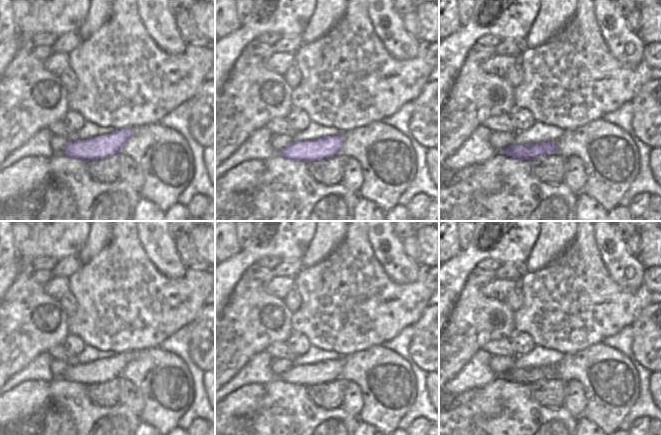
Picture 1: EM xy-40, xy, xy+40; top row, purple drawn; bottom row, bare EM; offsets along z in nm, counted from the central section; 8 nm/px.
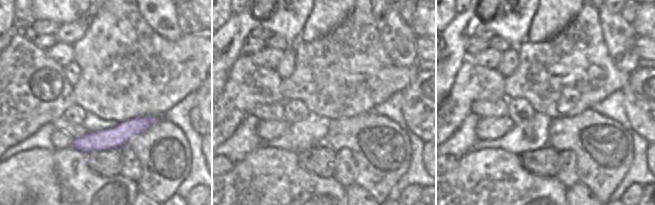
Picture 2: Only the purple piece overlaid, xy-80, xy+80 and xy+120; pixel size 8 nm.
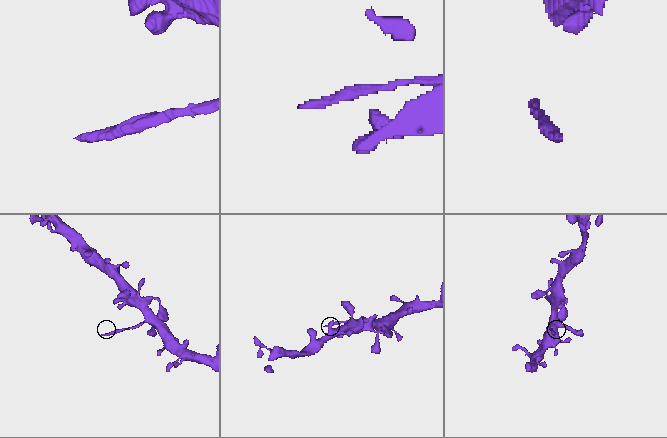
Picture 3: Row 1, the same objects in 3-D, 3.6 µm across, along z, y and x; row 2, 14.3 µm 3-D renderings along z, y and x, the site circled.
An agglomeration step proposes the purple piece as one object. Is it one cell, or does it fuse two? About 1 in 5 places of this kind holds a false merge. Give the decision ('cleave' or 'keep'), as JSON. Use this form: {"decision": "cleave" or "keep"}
{"decision": "cleave"}

